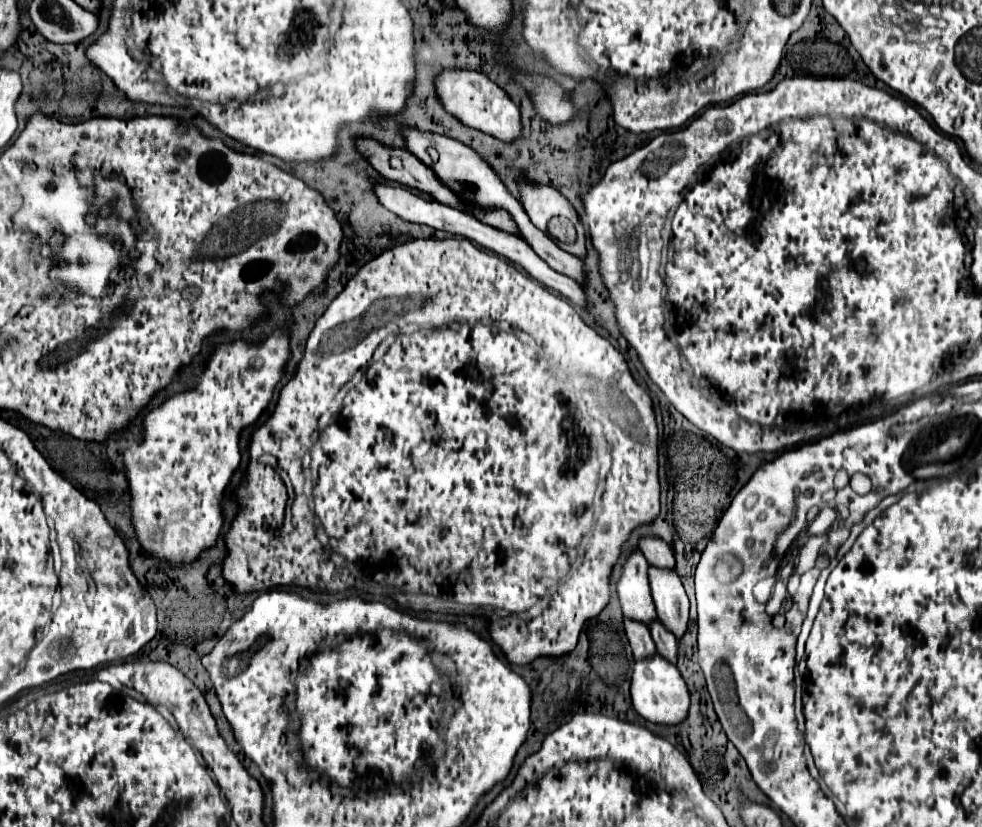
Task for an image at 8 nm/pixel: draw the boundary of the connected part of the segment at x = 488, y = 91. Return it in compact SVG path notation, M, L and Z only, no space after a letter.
M448 67L442 73L438 73L438 77L434 79L434 87L442 107L464 125L478 129L504 143L514 143L522 137L522 121L520 121L518 105L508 97L504 89L492 83L484 73L472 69Z

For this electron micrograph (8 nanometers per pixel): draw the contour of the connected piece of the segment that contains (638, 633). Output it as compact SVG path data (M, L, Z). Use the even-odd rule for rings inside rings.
M626 619L624 621L624 629L626 629L626 637L628 637L630 645L632 645L634 659L648 659L650 655L656 653L654 639L650 637L650 631L648 631L646 625Z

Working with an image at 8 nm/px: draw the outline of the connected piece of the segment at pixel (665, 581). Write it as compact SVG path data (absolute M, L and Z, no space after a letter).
M650 567L650 589L662 625L680 639L688 629L688 597L676 571Z

